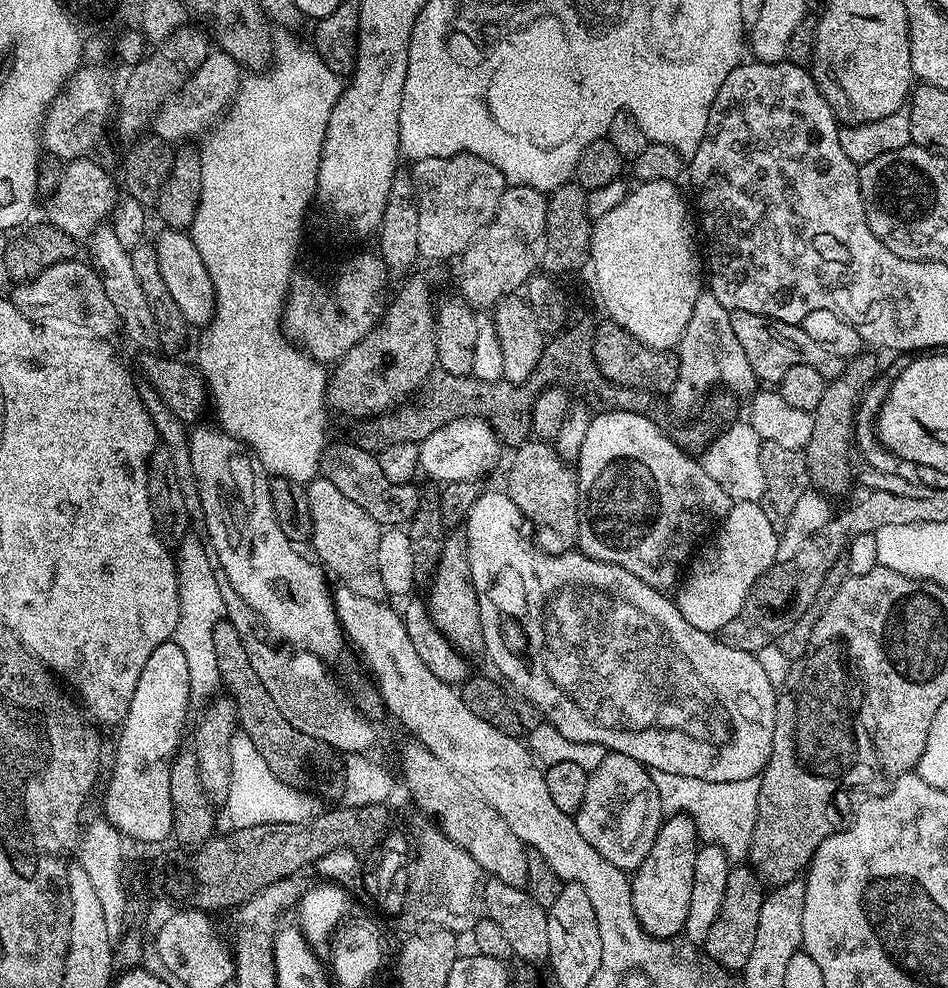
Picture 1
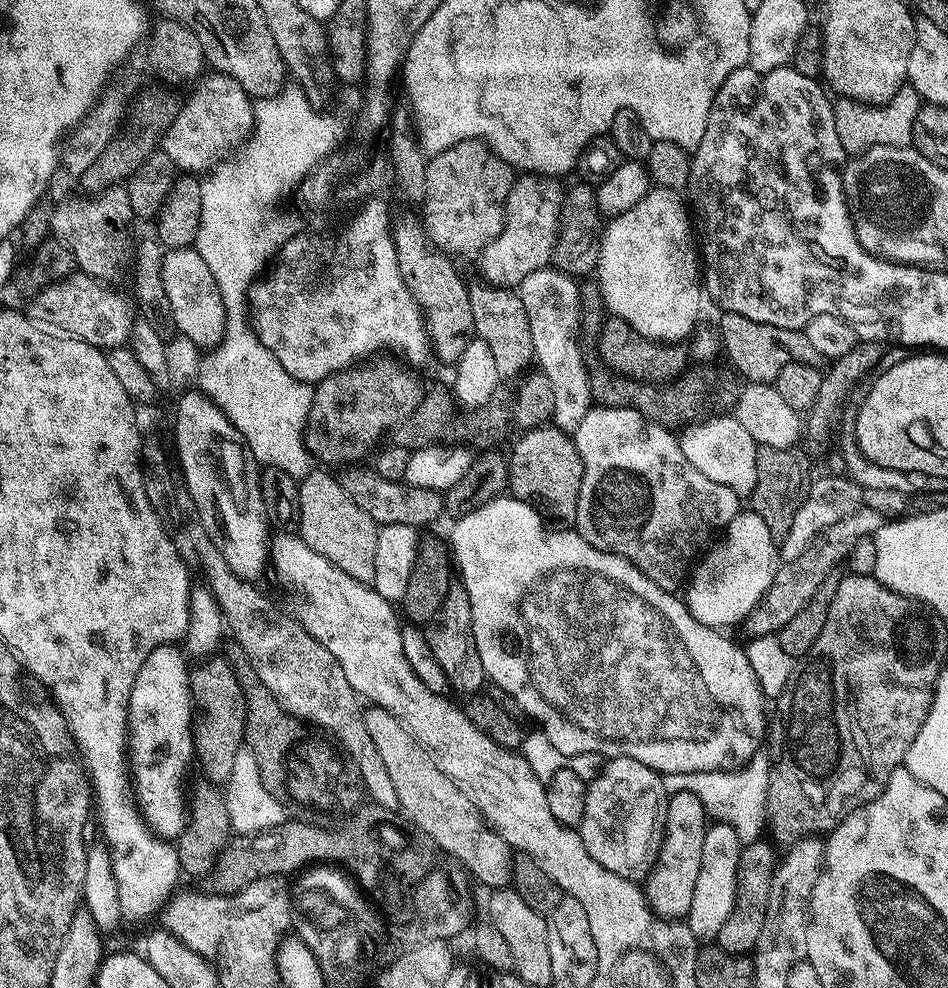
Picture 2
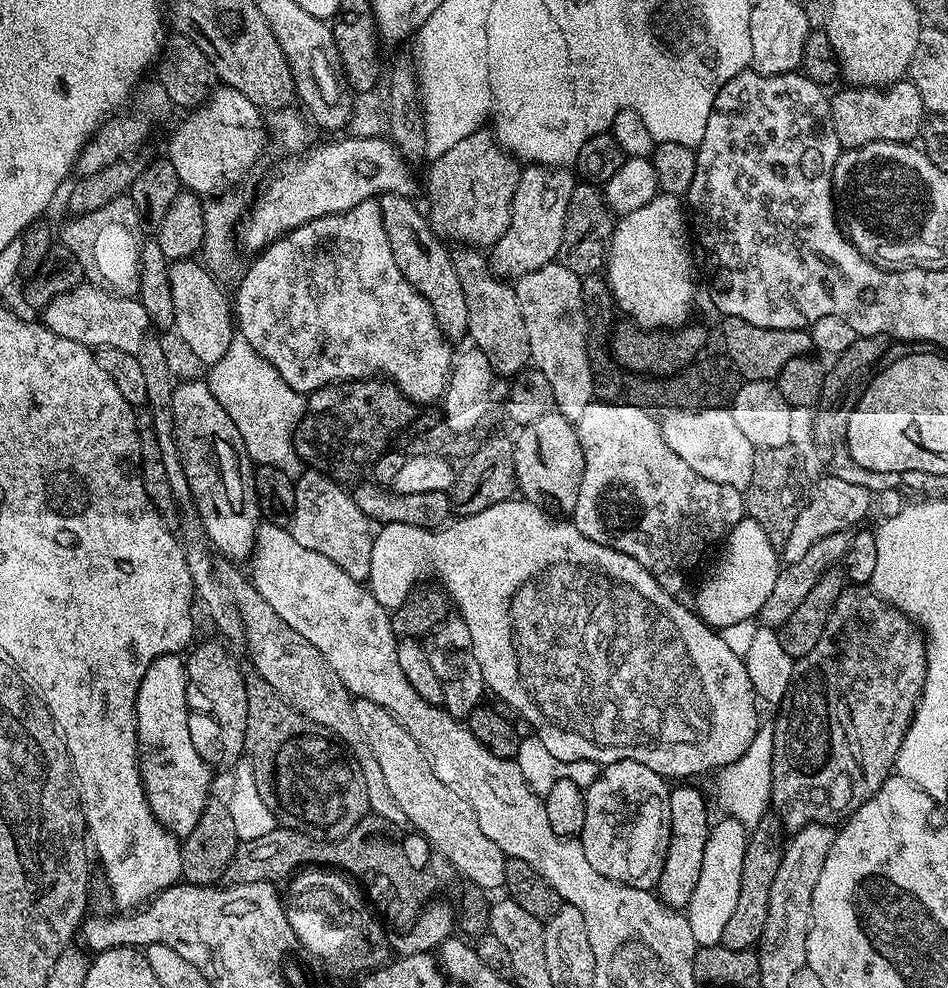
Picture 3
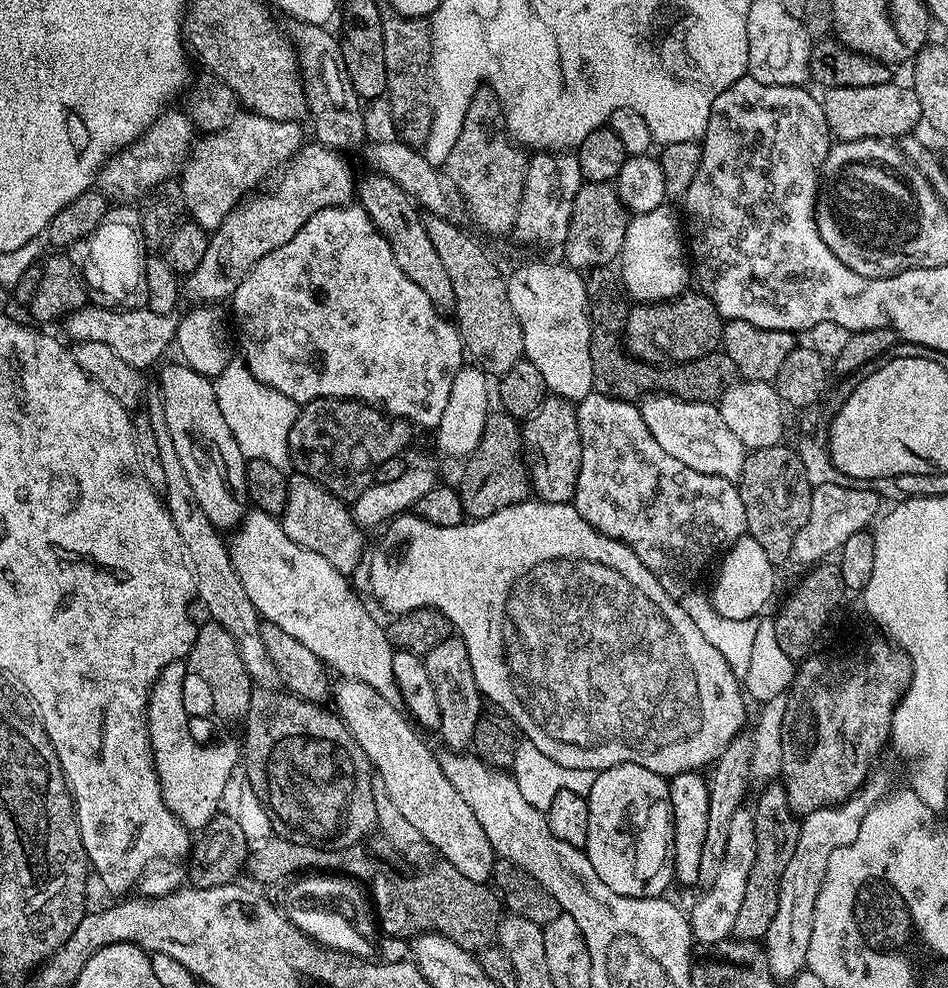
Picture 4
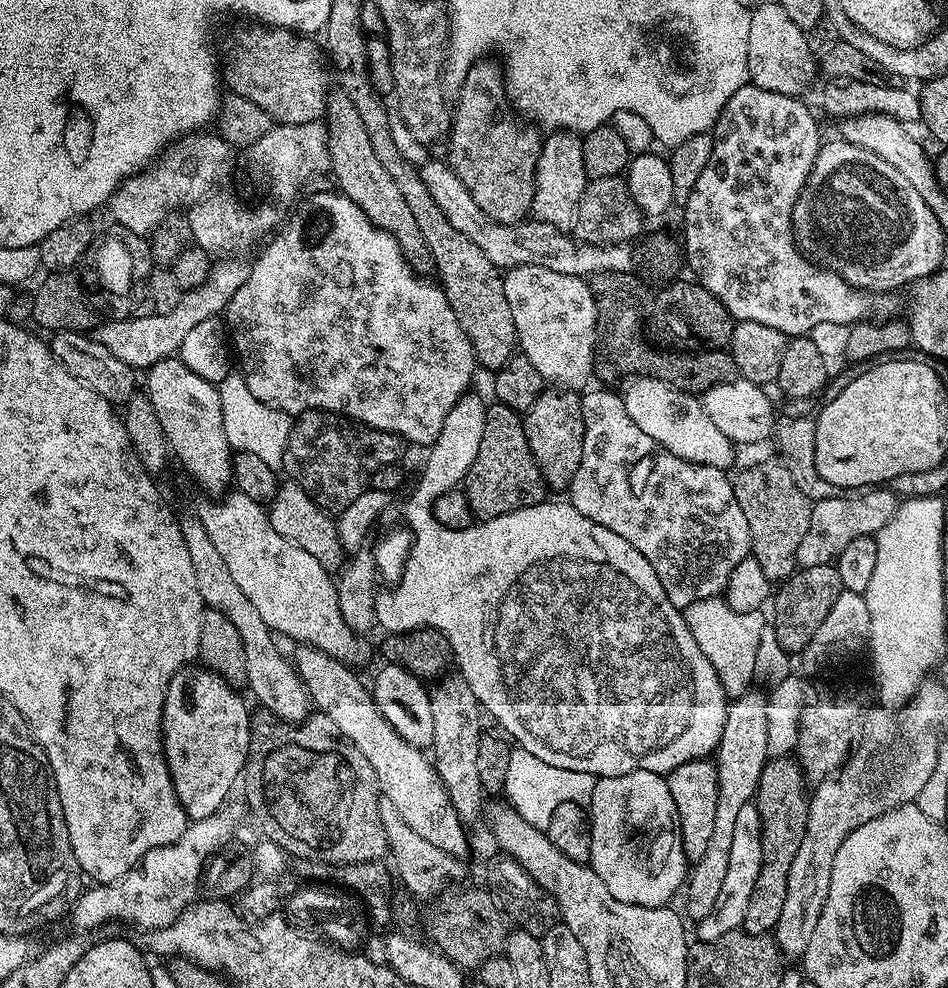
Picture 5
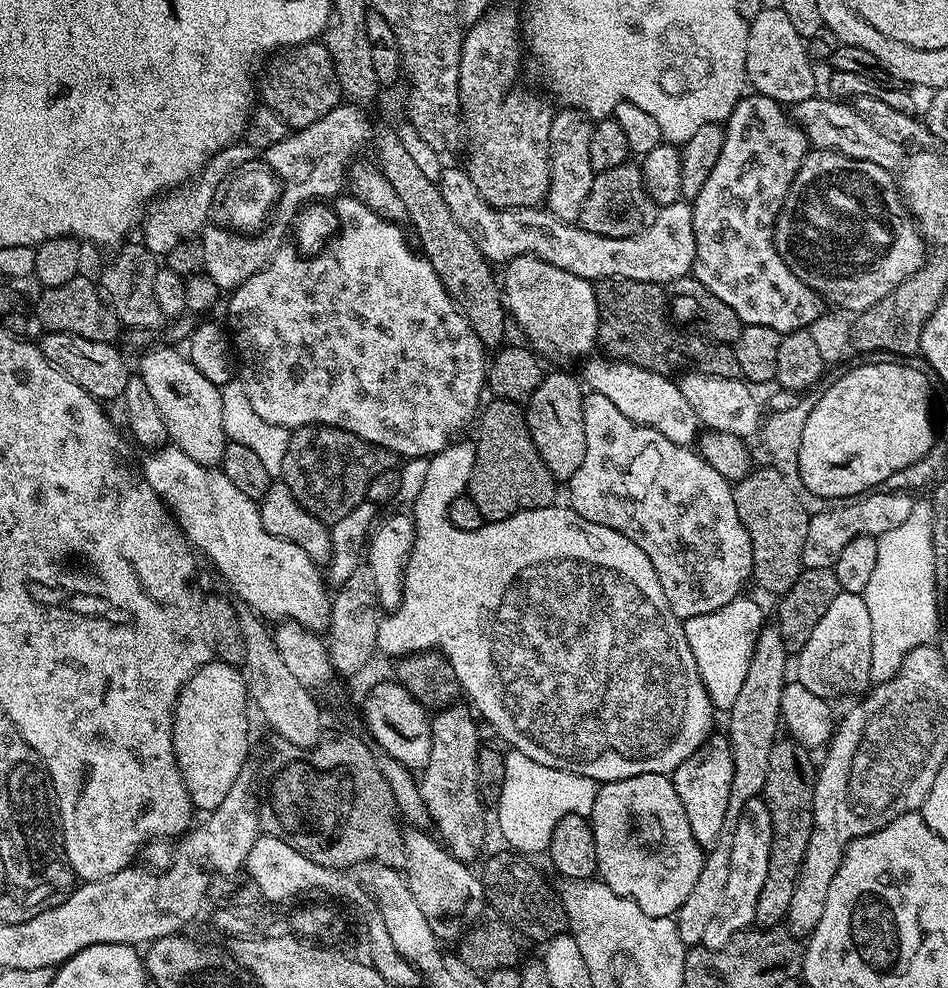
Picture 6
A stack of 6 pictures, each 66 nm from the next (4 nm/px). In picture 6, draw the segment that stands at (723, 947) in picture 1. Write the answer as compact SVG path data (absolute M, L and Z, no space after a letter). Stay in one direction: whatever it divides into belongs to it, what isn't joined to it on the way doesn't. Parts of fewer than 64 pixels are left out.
M778 738L770 750L770 770L766 770L766 786L762 795L770 810L772 841L770 870L766 870L766 882L762 885L762 894L758 894L755 923L761 928L775 928L785 923L790 901L794 898L794 886L806 858L806 846L810 846L818 771L817 765L812 765L812 756L809 749L793 738Z

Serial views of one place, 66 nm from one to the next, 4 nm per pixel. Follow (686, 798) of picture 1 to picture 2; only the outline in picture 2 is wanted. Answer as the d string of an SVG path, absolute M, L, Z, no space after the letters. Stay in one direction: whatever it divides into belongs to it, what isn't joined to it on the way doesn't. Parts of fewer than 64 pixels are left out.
M757 755L749 764L730 772L670 772L661 780L665 795L692 793L699 800L707 815L717 823L730 825L741 845L759 839L766 826L765 800L769 790L768 758Z

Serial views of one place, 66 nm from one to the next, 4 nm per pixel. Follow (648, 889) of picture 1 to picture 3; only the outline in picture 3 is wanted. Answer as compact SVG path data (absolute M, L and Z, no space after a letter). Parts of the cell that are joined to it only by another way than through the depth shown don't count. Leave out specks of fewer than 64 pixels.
M684 782L681 788L673 787L668 793L668 827L666 829L666 847L664 848L664 865L662 874L658 878L654 889L655 895L670 908L677 910L687 909L690 894L694 894L694 886L698 886L698 873L702 870L702 854L706 851L706 838L710 827L708 820L708 804L704 796L696 788L691 788L691 783Z

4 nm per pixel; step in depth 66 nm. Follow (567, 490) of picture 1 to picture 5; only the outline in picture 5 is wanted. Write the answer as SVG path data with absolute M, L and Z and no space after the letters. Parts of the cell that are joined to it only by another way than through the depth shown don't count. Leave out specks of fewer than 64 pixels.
M548 386L523 417L524 433L530 442L530 450L542 470L542 478L549 489L567 489L572 483L574 474L578 474L578 462L582 462L584 441L580 398L579 391Z

